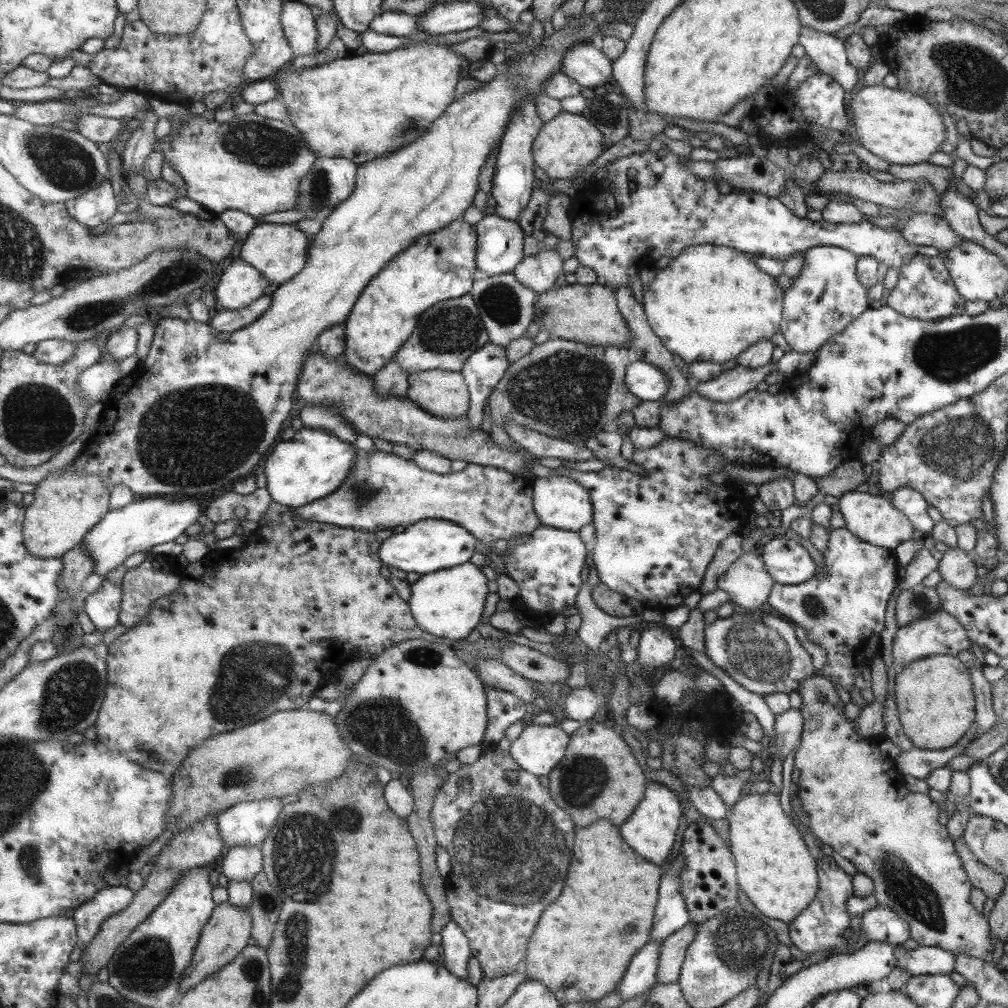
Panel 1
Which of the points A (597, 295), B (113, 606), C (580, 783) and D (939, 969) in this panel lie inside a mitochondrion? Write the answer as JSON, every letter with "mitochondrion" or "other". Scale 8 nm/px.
{"A":"other","B":"other","C":"mitochondrion","D":"other"}

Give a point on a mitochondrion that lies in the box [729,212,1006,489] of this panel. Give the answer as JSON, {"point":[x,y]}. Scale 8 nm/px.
{"point":[962,447]}

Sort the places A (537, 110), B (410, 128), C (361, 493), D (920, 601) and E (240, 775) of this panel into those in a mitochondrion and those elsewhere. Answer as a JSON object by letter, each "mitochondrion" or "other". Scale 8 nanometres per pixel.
{"A":"other","B":"mitochondrion","C":"mitochondrion","D":"mitochondrion","E":"mitochondrion"}

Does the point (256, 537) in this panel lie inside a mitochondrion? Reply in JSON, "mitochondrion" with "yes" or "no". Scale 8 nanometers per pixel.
{"mitochondrion":"no"}

